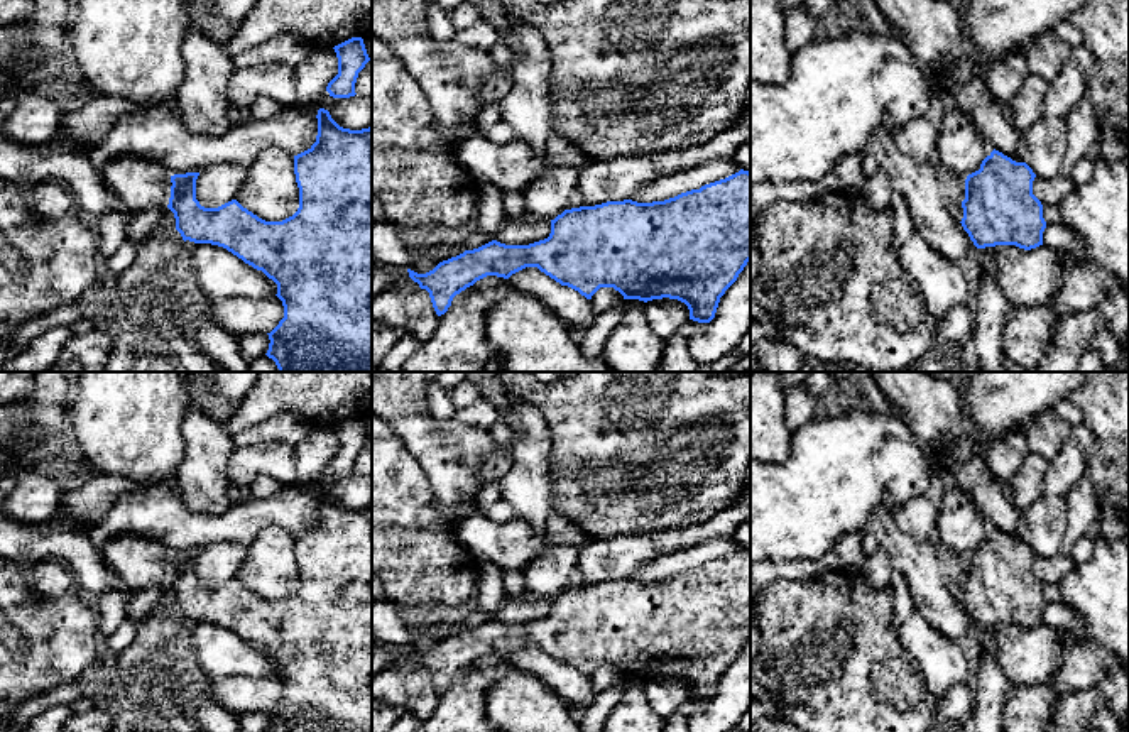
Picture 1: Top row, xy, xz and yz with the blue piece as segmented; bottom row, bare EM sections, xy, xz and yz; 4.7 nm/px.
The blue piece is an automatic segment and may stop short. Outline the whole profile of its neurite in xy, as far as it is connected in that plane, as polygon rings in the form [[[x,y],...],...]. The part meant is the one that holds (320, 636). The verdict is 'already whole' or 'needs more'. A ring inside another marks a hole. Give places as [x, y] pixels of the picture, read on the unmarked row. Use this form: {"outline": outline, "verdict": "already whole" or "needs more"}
{"outline": [[[318,489],[316,521],[294,534],[299,566],[297,590],[282,600],[265,600],[232,578],[218,587],[205,587],[196,578],[199,551],[171,554],[167,587],[174,592],[183,619],[226,627],[245,642],[262,649],[277,663],[284,696],[267,712],[267,732],[372,732],[372,505],[350,509],[340,505],[328,489]]], "verdict": "already whole"}

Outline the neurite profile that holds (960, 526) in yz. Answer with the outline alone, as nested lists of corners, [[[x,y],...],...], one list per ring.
[[[948,485],[936,511],[936,531],[945,546],[967,558],[980,548],[985,522],[965,492]]]

